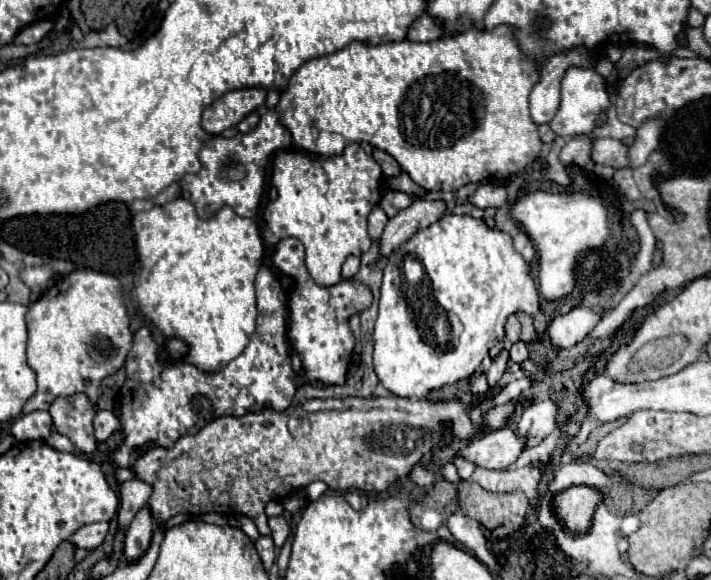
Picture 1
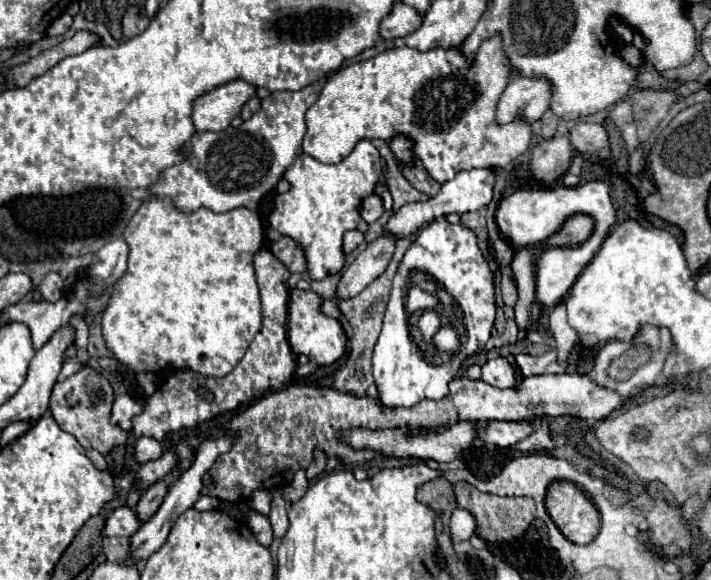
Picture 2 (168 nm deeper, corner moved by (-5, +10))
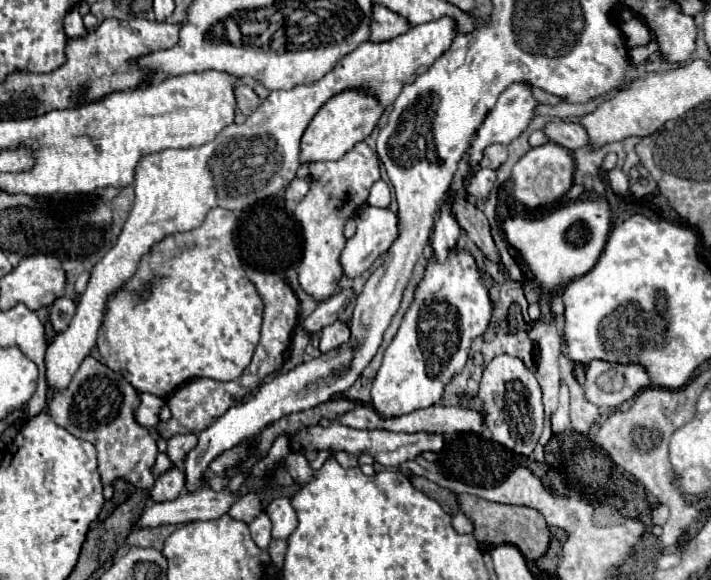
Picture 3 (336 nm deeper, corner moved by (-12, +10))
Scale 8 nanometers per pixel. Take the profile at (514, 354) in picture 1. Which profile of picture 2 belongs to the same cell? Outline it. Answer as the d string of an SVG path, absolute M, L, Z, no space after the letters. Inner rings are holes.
M519 249L515 251L511 269L517 283L517 303L515 303L515 321L519 329L527 329L531 323L531 303L535 301L535 271L533 271L535 251Z

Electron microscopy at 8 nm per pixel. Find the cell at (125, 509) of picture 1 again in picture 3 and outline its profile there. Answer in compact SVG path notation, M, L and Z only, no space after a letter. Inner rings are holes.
M188 433L188 435L176 435L176 437L172 437L168 441L166 455L170 457L170 461L174 465L180 465L182 459L196 447L196 441L198 441L198 437L192 435L192 433Z

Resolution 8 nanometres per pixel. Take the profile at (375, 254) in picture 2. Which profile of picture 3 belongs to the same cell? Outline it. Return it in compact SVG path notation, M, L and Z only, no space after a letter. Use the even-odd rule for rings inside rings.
M342 289L340 293L334 293L334 295L328 297L326 301L322 301L312 315L306 317L304 329L312 335L312 333L316 333L318 329L322 329L322 327L334 323L334 321L344 313L344 309L346 309L344 303L348 305L348 303L352 301L352 297L354 297L352 289Z

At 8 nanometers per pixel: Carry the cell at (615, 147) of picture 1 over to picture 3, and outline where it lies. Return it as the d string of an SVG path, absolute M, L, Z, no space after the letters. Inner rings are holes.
M548 123L544 133L550 137L550 141L558 143L568 151L576 151L588 145L588 133L580 123Z

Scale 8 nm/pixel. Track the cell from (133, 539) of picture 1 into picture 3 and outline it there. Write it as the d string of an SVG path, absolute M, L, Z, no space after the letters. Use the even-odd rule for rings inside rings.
M172 467L156 479L154 487L150 489L150 497L156 503L164 503L176 499L182 493L182 489L184 489L184 471L182 467Z

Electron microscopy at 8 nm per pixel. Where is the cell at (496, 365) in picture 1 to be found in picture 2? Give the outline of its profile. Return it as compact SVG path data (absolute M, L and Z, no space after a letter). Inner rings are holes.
M495 357L489 359L483 367L481 367L481 379L493 387L499 389L513 389L519 385L519 377L517 377L517 369L505 359L505 357Z

